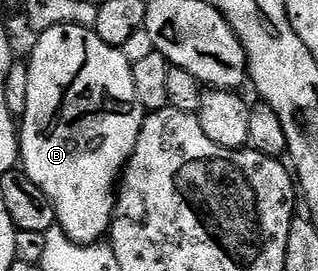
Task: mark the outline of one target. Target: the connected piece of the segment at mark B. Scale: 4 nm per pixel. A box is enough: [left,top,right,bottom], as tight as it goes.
[18,24,146,244]

